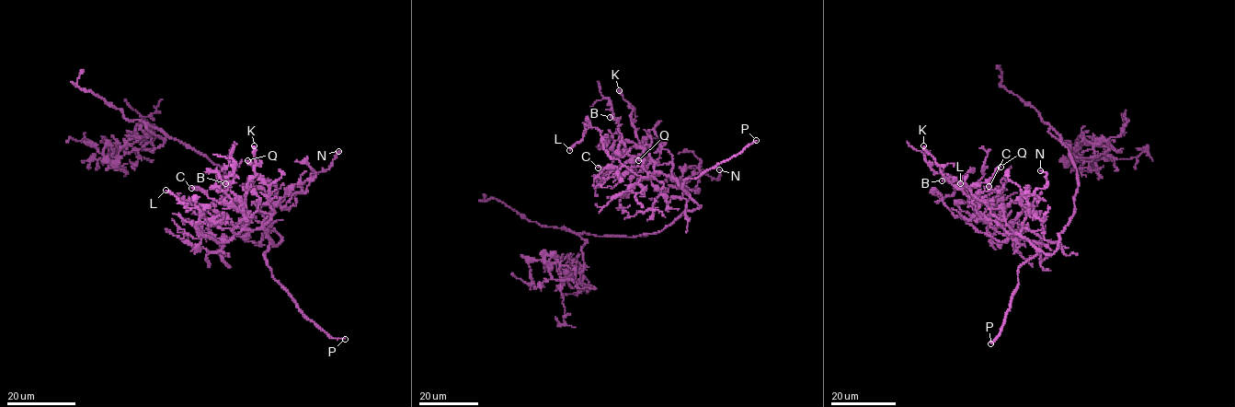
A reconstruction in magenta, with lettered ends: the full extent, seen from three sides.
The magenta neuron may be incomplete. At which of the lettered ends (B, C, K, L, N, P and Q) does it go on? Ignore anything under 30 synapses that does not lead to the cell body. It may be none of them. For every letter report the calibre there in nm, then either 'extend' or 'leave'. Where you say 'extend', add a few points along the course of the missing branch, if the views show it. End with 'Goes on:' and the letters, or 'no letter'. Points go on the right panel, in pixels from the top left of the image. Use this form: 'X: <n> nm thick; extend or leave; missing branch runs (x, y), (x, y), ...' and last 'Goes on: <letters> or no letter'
B: 130 nm thick; leave
C: 320 nm thick; leave
K: 300 nm thick; leave
L: 400 nm thick; leave
N: 170 nm thick; leave
P: 320 nm thick; extend; missing branch runs (990, 343), (977, 346)
Q: 240 nm thick; leave
Goes on: P

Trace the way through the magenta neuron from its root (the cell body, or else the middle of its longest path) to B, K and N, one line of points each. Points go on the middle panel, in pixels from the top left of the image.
B: (646, 235), (700, 206), (674, 179), (655, 170), (654, 161), (635, 143), (619, 139), (618, 122), (610, 117)
K: (646, 235), (700, 206), (674, 179), (655, 170), (654, 161), (636, 147), (633, 110), (619, 90)
N: (646, 235), (700, 207), (671, 180), (680, 179), (694, 165), (717, 180), (719, 169)

